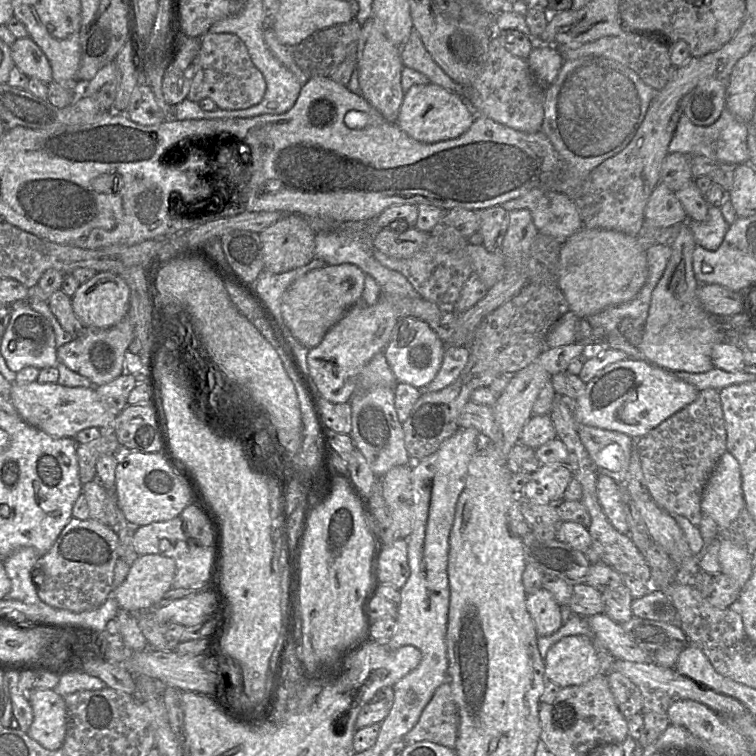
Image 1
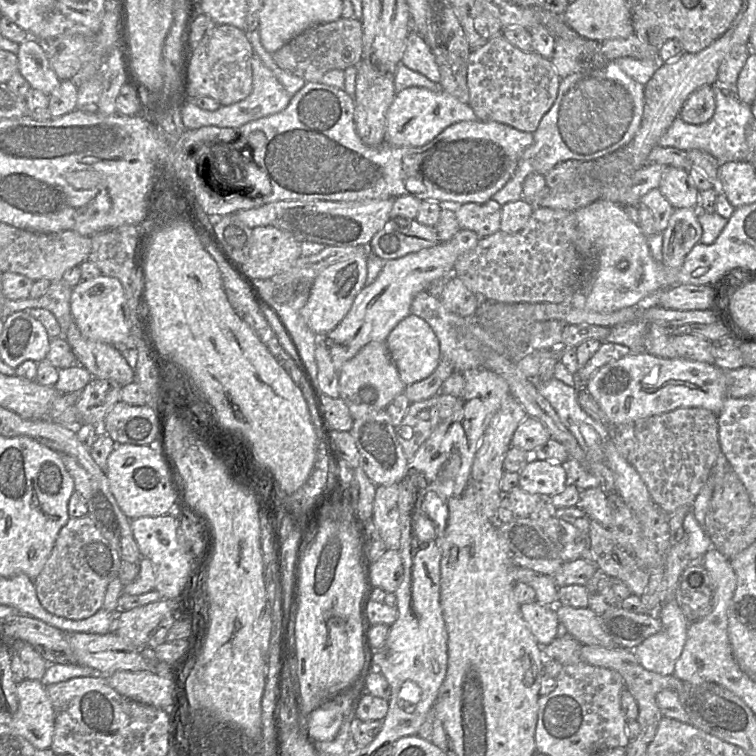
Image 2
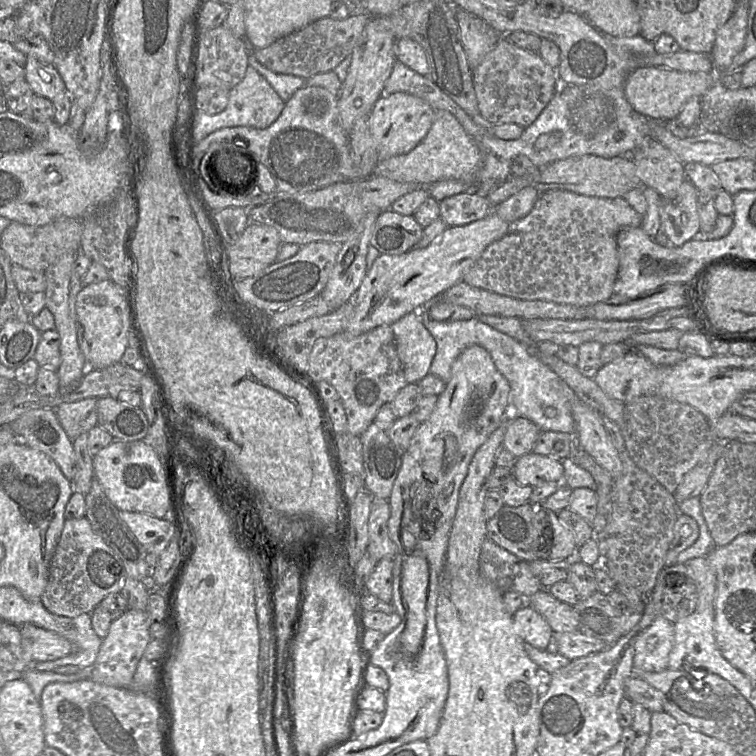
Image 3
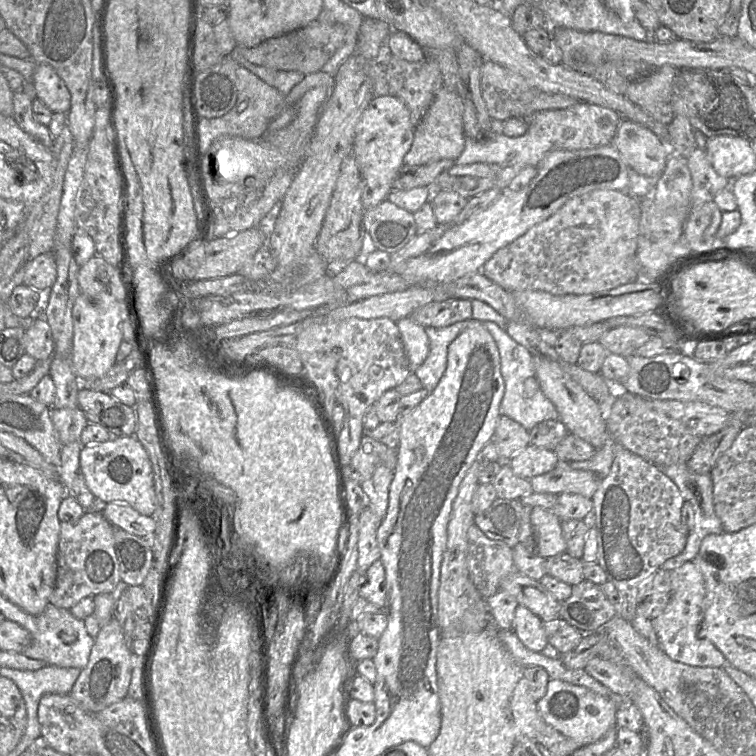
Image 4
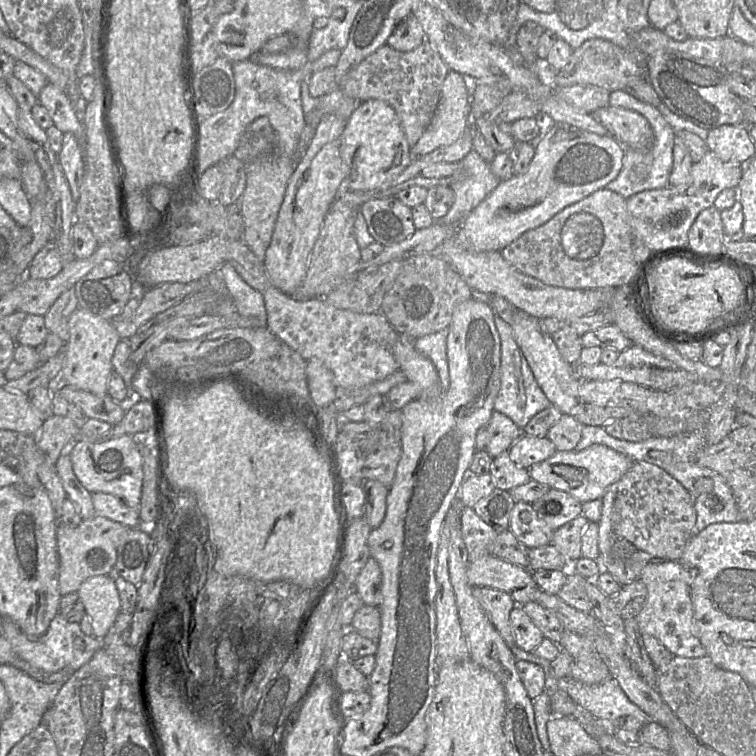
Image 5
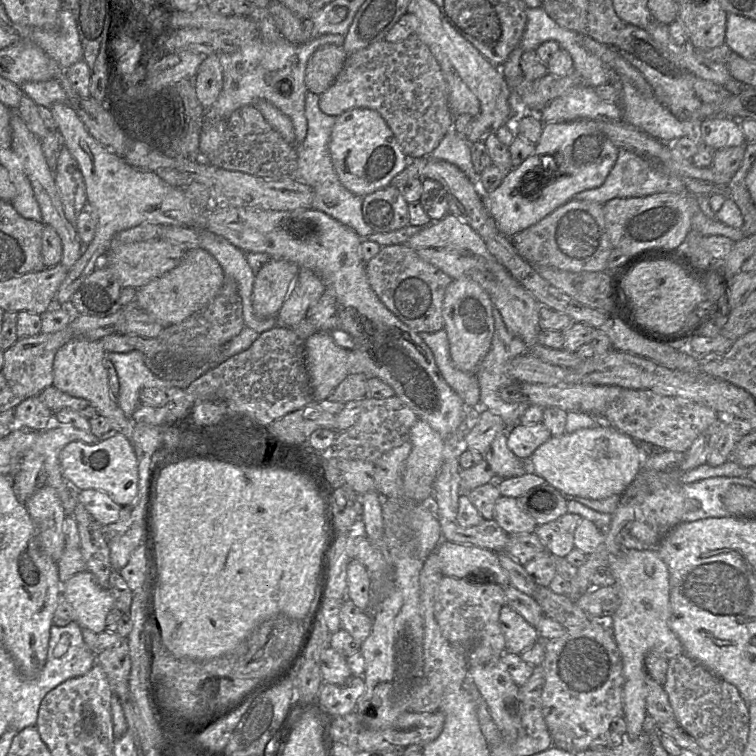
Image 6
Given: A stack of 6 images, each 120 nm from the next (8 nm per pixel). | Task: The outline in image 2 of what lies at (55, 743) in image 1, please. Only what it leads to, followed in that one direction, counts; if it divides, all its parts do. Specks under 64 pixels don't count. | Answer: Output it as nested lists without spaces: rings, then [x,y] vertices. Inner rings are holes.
[[[39,680],[18,683],[19,707],[8,724],[39,750],[51,747],[54,733],[55,713],[45,687]]]

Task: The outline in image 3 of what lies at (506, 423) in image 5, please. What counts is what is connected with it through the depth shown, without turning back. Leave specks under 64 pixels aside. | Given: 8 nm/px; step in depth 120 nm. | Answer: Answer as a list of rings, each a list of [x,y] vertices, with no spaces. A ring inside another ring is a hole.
[[[511,414],[508,417],[503,447],[515,457],[523,456],[533,451],[540,432],[538,426],[529,419]]]

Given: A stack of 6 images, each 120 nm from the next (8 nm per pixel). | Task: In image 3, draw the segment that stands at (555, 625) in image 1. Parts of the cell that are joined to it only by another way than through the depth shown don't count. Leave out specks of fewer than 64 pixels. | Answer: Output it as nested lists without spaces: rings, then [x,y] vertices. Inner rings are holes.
[[[529,604],[515,612],[513,621],[524,642],[540,650],[546,650],[553,644],[552,628],[546,619]]]

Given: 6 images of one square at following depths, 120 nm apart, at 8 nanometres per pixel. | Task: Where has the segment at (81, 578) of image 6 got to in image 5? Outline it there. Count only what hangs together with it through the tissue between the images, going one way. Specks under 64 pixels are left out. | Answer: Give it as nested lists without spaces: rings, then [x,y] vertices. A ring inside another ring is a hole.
[[[107,575],[90,577],[80,585],[77,594],[91,619],[93,636],[103,639],[121,611],[114,580]]]

